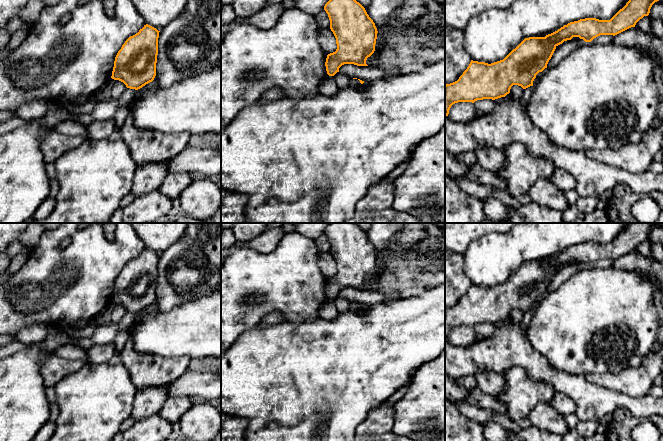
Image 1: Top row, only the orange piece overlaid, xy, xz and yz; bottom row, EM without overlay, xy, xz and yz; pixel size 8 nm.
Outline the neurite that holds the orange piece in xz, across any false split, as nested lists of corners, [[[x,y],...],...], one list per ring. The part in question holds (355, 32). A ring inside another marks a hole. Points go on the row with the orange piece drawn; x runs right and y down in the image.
[[[329,0],[324,10],[328,14],[330,29],[337,44],[336,51],[327,55],[325,62],[327,74],[334,76],[344,64],[368,66],[366,60],[375,51],[378,31],[365,8],[356,0]]]

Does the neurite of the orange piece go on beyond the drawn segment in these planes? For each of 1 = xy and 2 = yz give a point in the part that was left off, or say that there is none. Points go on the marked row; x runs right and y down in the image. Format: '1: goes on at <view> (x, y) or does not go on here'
1: does not go on here
2: does not go on here

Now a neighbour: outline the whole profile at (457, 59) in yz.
[[[445,24],[445,84],[457,81],[471,62],[463,42],[463,30]]]

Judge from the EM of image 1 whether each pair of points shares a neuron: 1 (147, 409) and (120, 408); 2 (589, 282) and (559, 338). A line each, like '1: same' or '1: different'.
1: different
2: same

